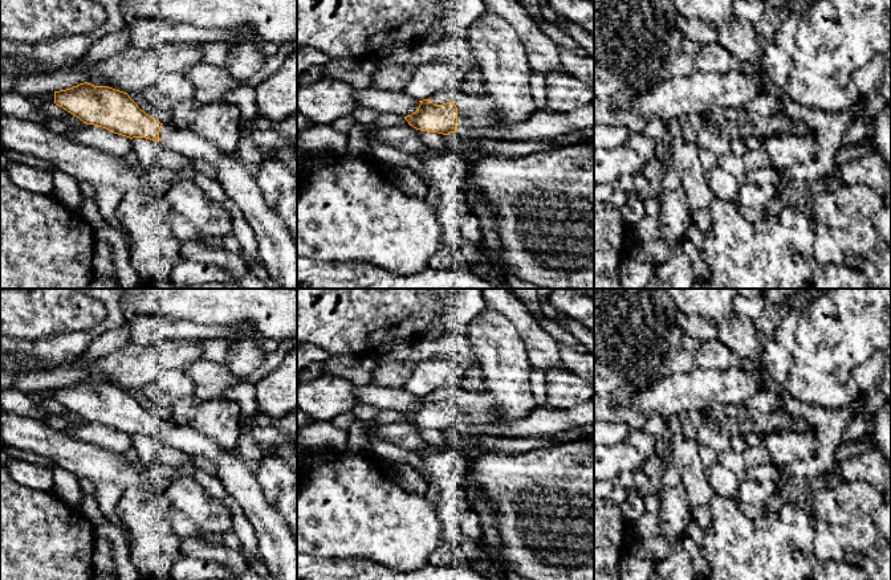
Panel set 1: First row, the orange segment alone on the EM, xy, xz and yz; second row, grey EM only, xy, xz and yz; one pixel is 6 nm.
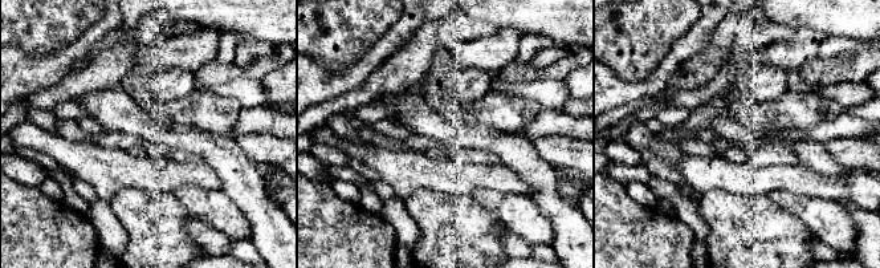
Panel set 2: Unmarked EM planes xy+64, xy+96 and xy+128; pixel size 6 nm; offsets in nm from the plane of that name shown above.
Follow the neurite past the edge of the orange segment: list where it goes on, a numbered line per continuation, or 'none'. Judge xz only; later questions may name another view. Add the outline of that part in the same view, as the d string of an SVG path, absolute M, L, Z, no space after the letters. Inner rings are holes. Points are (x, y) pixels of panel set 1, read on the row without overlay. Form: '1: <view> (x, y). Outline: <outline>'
1: xz (475, 408). Outline: M457 389L456 428L465 429L489 424L496 416L496 400L487 392Z

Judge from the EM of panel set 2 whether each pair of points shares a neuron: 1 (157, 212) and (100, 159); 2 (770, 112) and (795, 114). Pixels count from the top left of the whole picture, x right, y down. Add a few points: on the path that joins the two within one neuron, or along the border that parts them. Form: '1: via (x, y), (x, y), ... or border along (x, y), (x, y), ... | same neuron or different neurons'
1: border along (161, 191), (122, 187), (109, 203) | different neurons
2: via (777, 112), (789, 112) | same neuron

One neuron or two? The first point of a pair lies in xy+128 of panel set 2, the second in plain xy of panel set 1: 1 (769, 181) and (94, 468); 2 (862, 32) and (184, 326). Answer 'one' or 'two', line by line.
1: one
2: two

